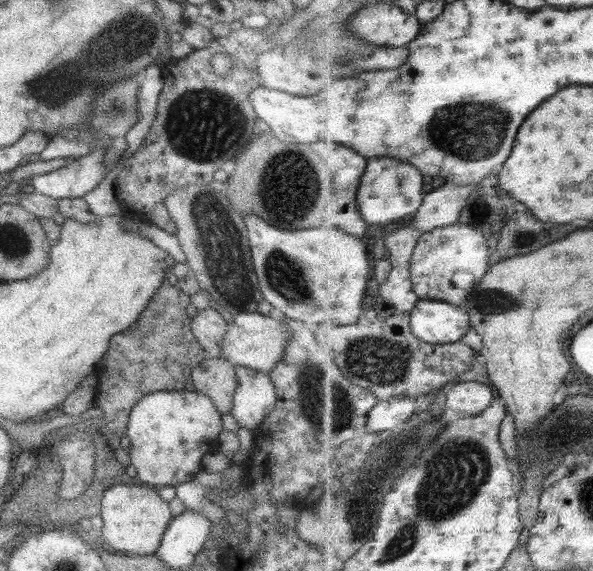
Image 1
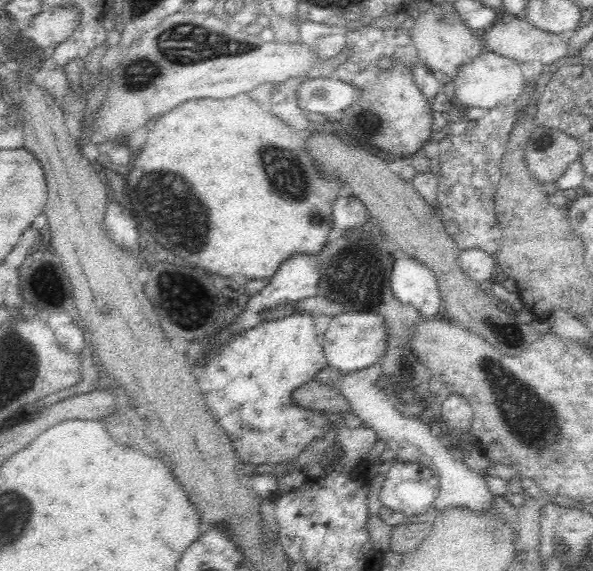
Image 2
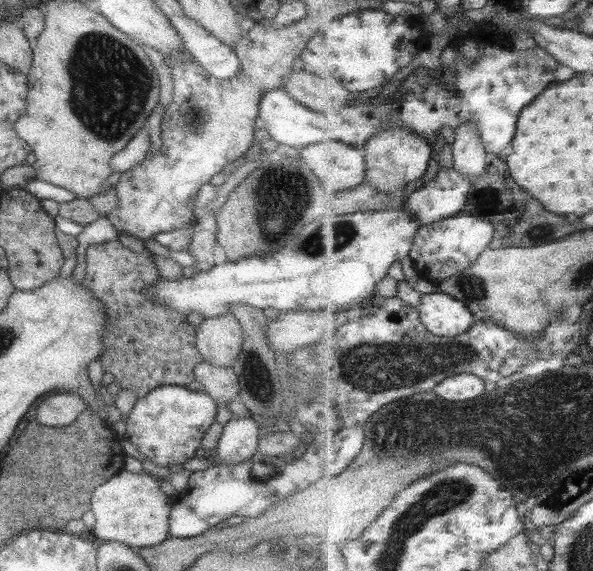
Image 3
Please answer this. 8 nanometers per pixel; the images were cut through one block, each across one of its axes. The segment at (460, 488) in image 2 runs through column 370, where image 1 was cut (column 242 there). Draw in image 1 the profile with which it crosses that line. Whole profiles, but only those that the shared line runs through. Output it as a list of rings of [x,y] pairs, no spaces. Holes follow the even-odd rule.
[[[235,365],[237,388],[230,414],[239,427],[255,430],[272,410],[276,401],[275,387],[268,374]]]

